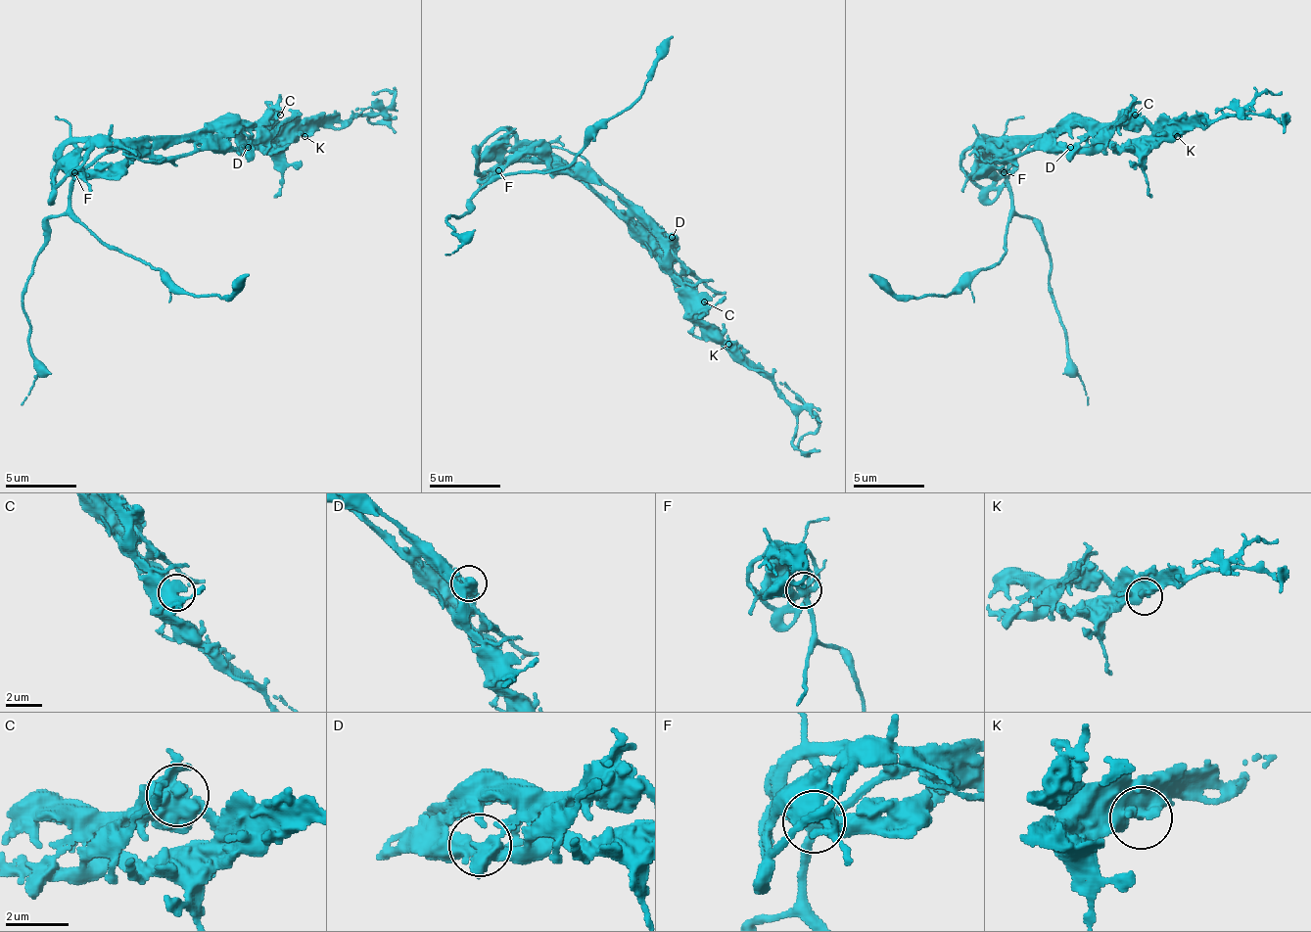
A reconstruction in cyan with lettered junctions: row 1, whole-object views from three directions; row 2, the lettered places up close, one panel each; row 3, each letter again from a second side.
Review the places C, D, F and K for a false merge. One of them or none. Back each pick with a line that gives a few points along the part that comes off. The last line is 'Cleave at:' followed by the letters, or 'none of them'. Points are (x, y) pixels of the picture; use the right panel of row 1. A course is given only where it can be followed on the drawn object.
F: (1003, 171), (1010, 208), (1003, 256), (996, 264), (946, 296), (900, 296), (867, 275)
Cleave at: F

